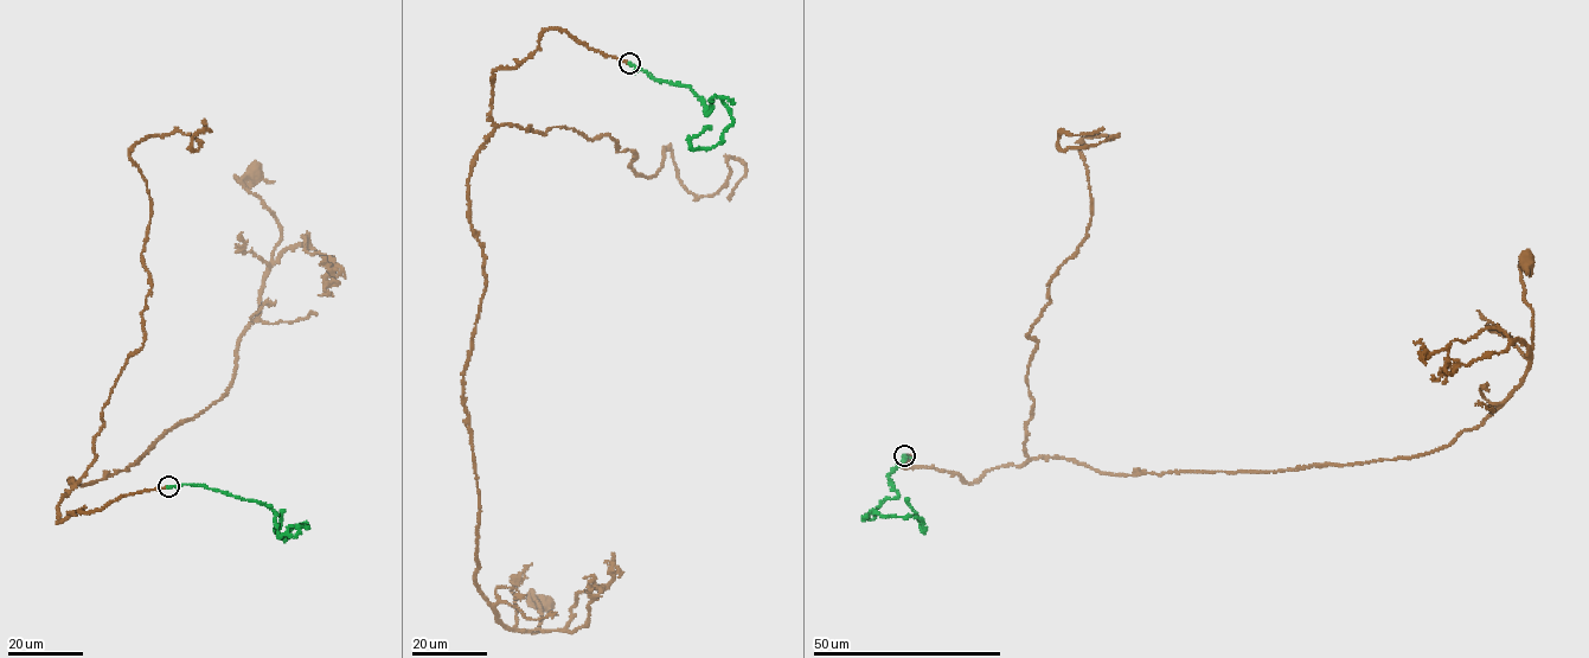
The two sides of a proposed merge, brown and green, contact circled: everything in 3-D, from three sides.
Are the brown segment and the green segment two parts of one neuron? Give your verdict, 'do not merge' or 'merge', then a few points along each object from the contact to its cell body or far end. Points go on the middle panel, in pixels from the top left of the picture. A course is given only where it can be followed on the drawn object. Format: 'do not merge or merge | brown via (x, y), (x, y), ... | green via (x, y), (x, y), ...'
merge | brown via (629, 63), (548, 27), (493, 72), (467, 190), (474, 579), (514, 630), (546, 601) | green via (629, 63), (691, 88), (707, 115), (711, 98), (725, 104), (722, 142), (693, 149), (712, 125)

